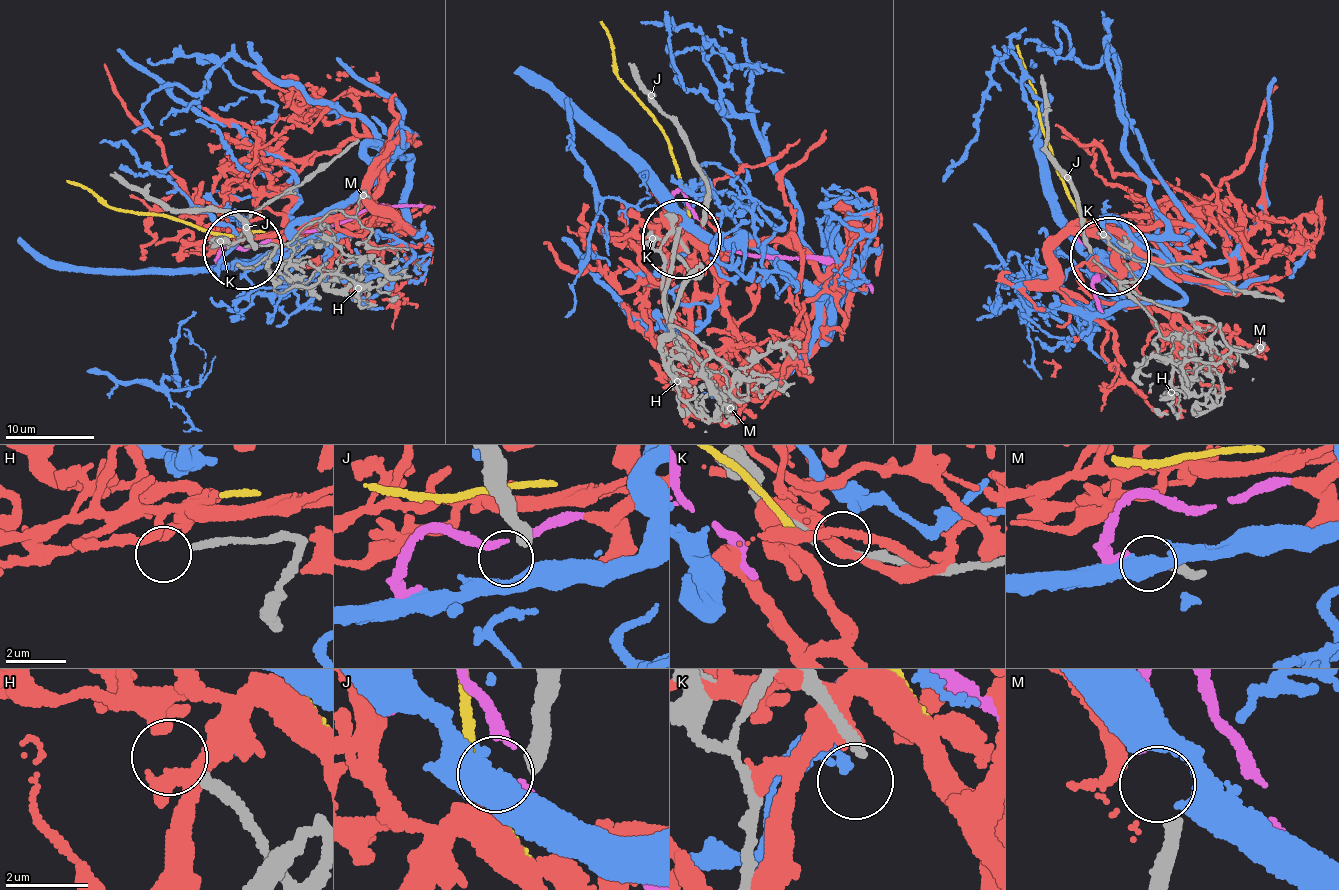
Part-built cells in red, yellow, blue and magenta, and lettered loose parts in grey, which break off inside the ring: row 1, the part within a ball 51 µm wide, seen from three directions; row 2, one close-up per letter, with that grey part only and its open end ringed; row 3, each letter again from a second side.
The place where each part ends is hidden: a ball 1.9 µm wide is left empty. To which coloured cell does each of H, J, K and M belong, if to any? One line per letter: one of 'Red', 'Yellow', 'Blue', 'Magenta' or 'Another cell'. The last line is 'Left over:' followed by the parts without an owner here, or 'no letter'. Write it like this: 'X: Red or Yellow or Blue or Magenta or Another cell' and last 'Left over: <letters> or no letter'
H: Another cell
J: Blue
K: Another cell
M: Magenta
Left over: H, K

